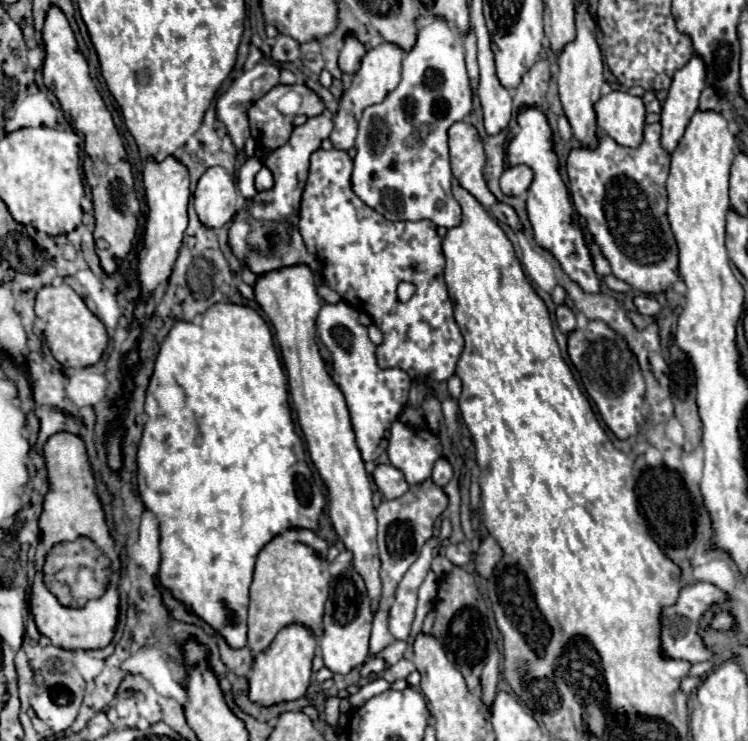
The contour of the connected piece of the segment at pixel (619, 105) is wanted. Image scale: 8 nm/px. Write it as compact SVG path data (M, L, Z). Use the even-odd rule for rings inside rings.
M611 90L595 102L597 126L621 146L639 146L645 126L645 104L641 98Z

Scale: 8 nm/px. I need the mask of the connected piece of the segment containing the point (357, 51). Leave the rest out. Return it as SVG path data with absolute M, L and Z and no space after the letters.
M347 36L345 38L345 46L339 52L339 68L345 74L355 74L359 70L359 60L365 56L365 46L355 38L355 36Z

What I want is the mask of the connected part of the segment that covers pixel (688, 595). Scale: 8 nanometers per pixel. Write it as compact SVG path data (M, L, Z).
M697 582L691 586L685 586L679 594L677 604L669 606L663 610L661 622L663 622L663 632L661 632L661 640L663 640L663 654L667 658L677 658L677 660L687 660L691 664L703 662L703 660L711 660L713 658L713 650L707 648L707 644L703 642L703 638L699 636L699 620L703 618L703 614L713 606L713 604L723 604L727 602L727 594L717 588L715 584L709 582Z

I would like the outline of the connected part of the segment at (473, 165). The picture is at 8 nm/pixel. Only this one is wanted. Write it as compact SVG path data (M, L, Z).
M461 120L461 122L455 122L455 124L447 130L447 138L449 138L451 170L453 170L453 176L459 180L459 184L461 184L467 192L471 192L471 194L479 200L479 204L481 204L485 210L489 210L491 216L495 216L499 222L509 224L515 232L521 232L523 226L519 224L519 216L517 216L517 212L515 212L511 206L497 202L495 196L489 192L489 188L487 188L487 184L485 184L485 178L483 178L485 152L483 152L483 142L481 142L481 138L479 138L475 126L469 124L469 122L463 122L463 120Z

